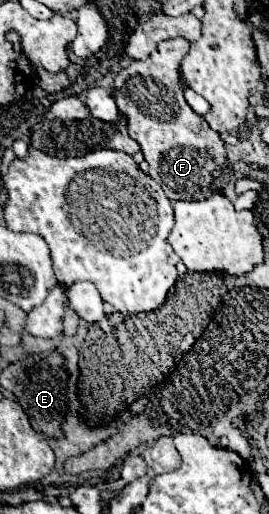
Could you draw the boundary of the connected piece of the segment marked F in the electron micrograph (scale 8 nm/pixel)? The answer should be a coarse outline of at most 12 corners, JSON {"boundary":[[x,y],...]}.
{"boundary":[[161,41],[115,77],[113,95],[169,199],[229,181],[225,143],[189,109]]}

